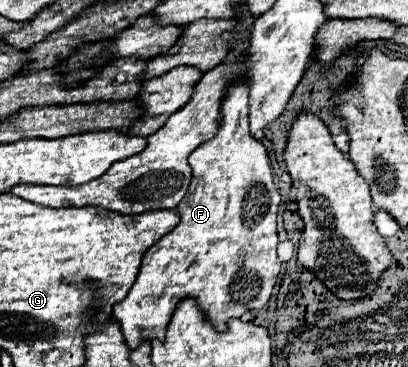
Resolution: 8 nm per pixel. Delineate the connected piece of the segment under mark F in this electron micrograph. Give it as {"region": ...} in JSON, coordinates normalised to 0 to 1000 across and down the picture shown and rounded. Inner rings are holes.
{"region":[[[583,207],[559,229],[554,262],[544,267],[544,327],[529,371],[495,387],[461,425],[461,447],[471,452],[471,490],[456,534],[436,556],[441,605],[353,692],[343,747],[324,790],[299,823],[279,828],[279,866],[294,877],[304,926],[319,948],[333,948],[348,926],[397,926],[417,861],[436,817],[451,807],[480,812],[505,866],[534,899],[549,899],[564,866],[588,866],[598,850],[642,839],[662,817],[676,752],[686,741],[686,708],[676,698],[676,583],[686,561],[686,529],[672,518],[667,452],[647,392],[613,371],[608,234],[613,223],[598,207]]]}

